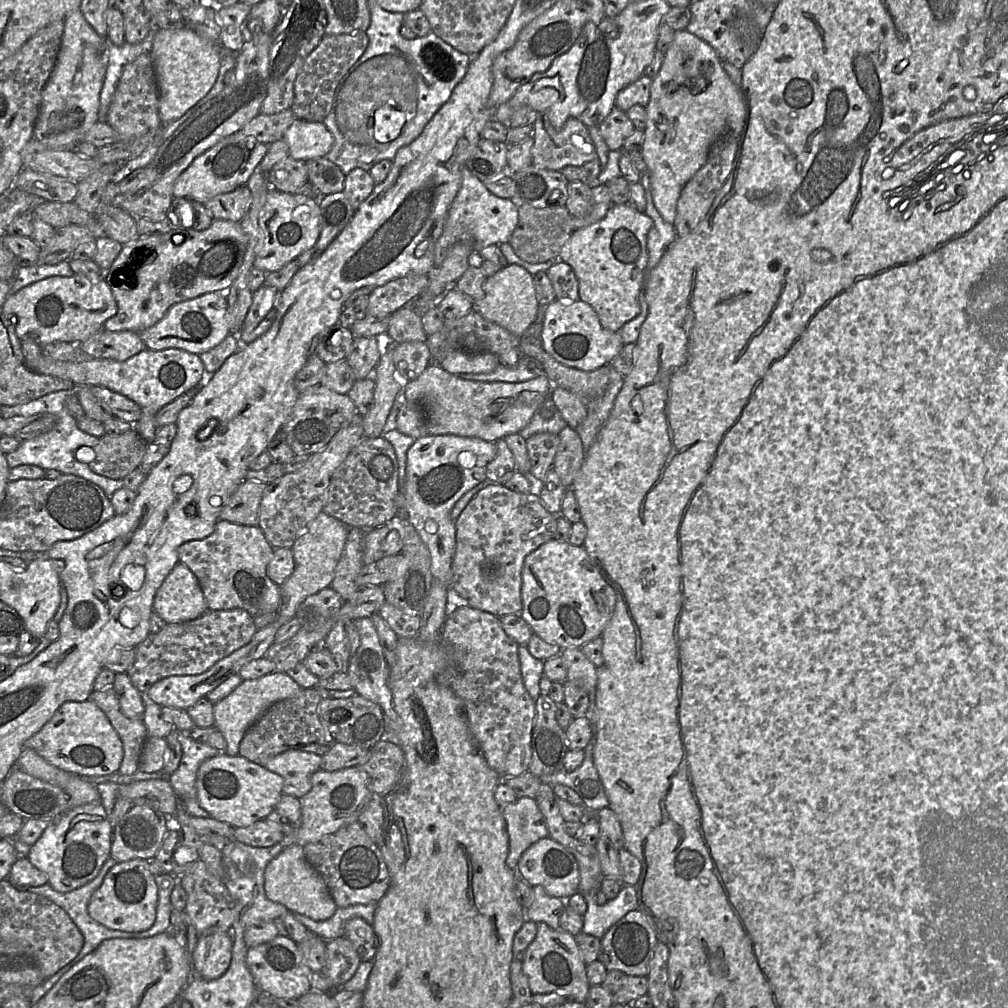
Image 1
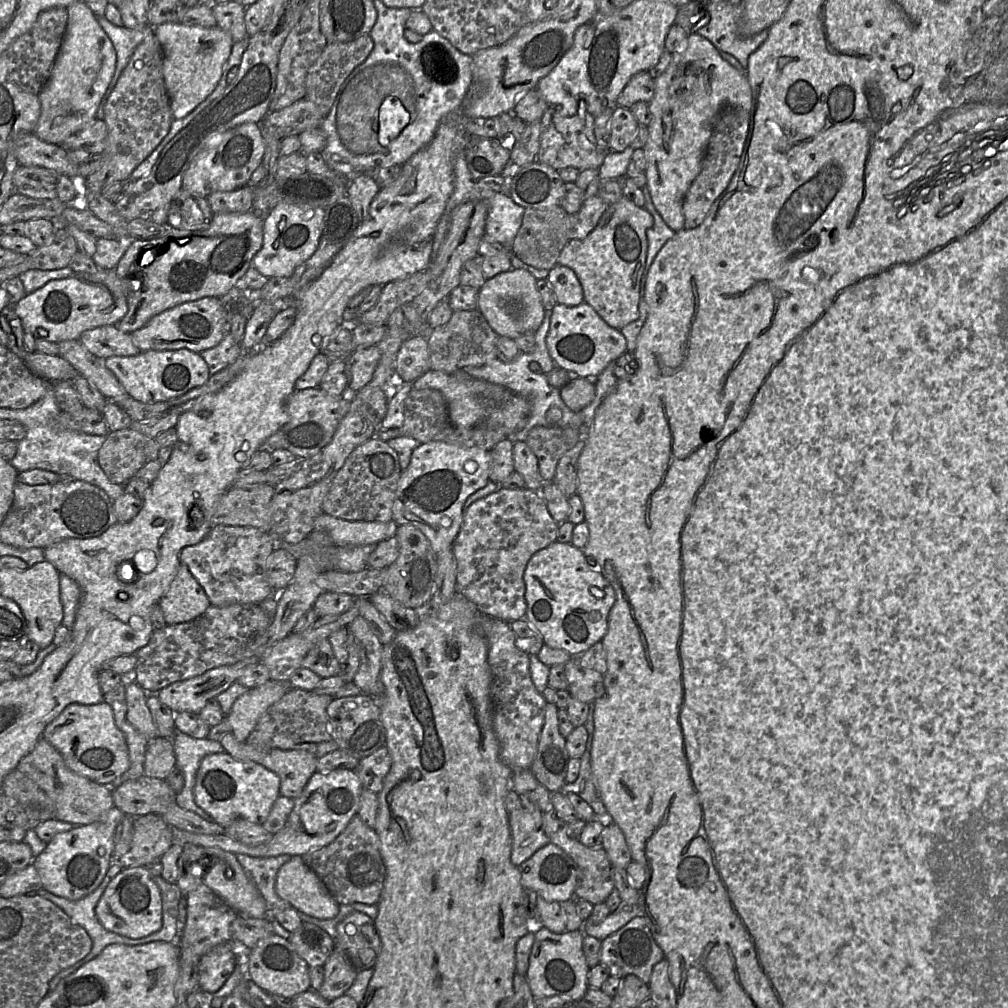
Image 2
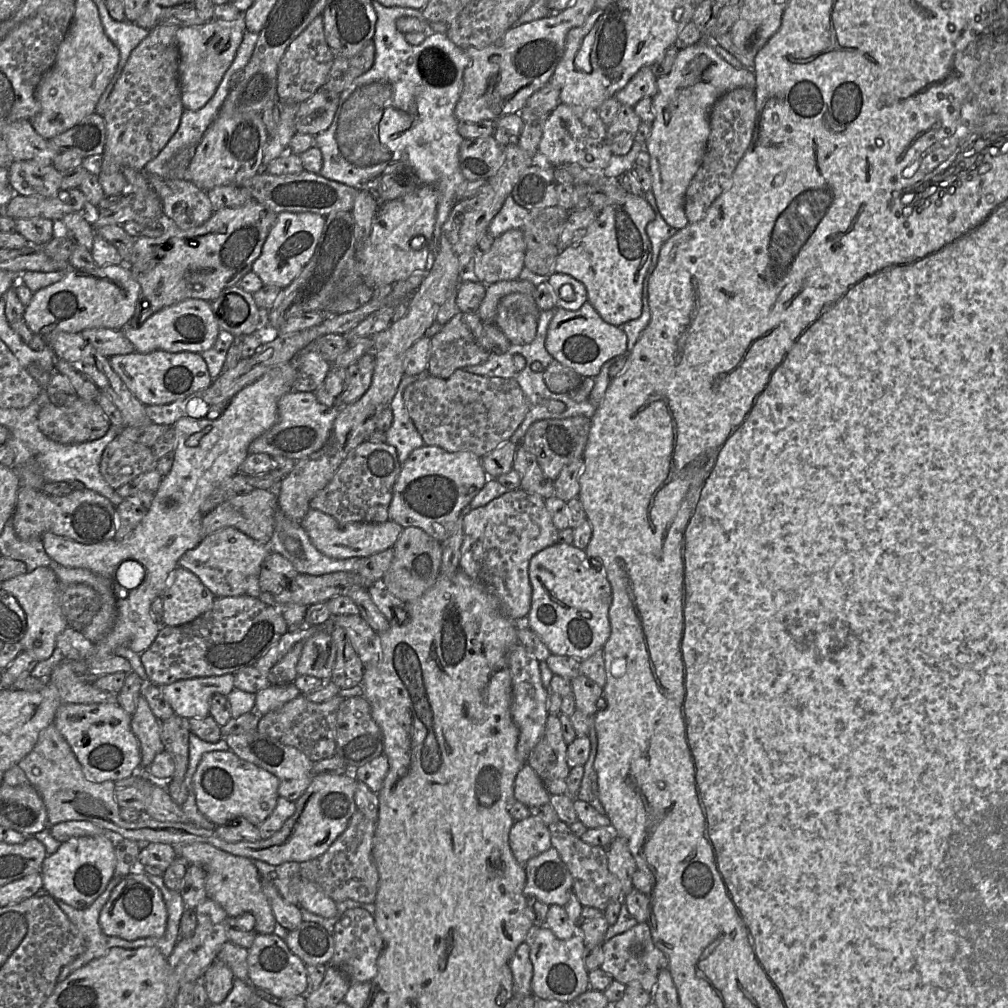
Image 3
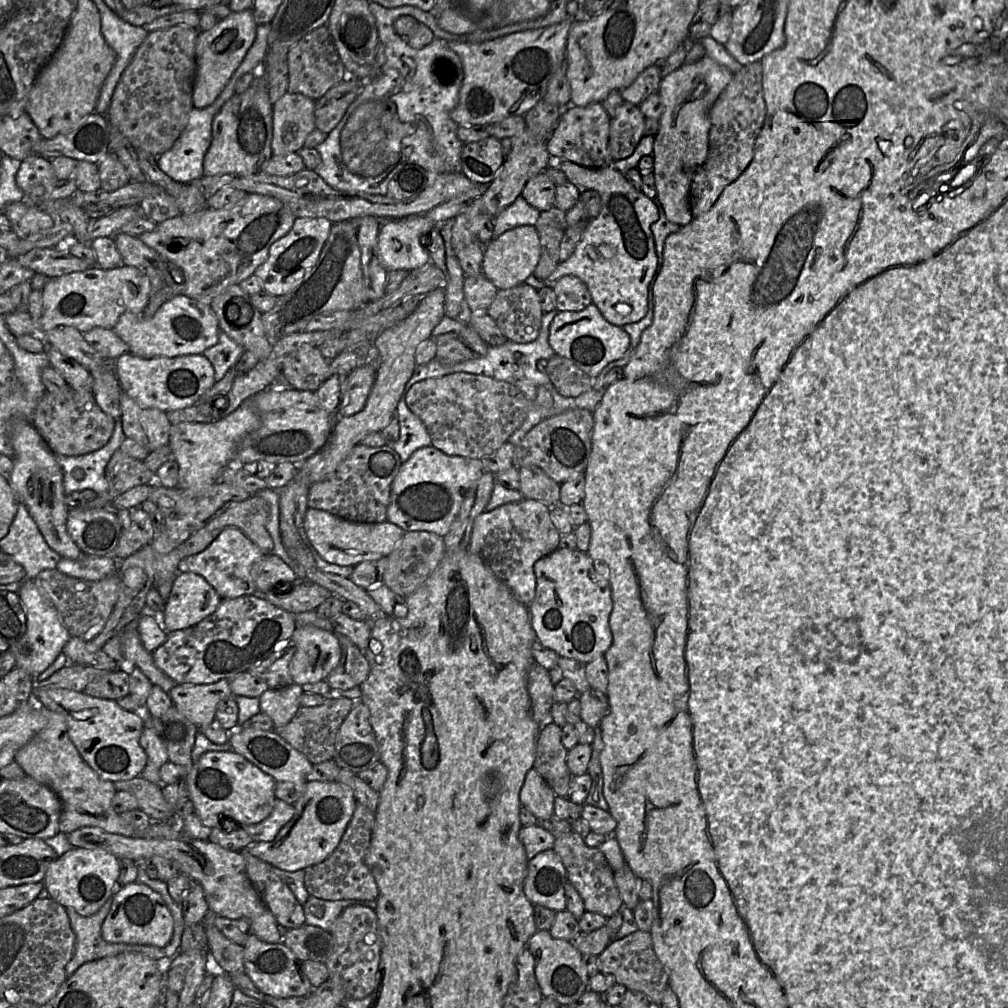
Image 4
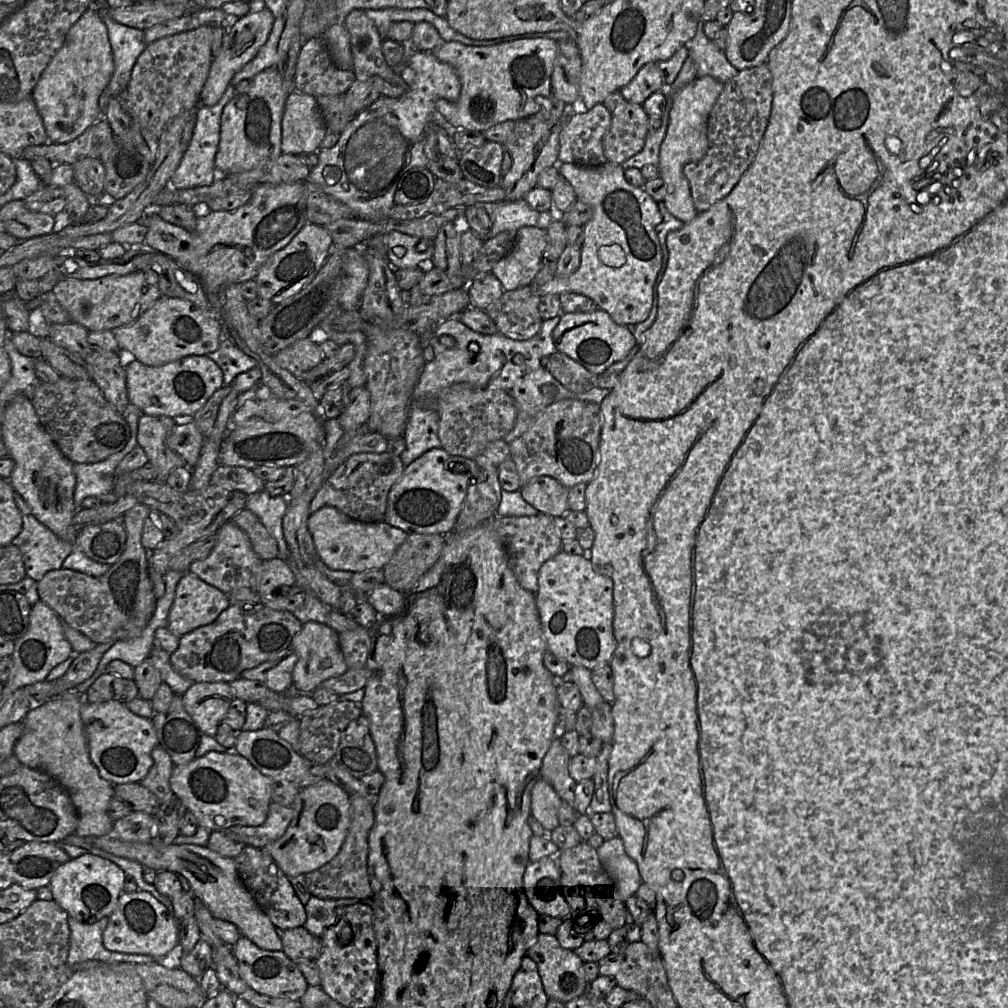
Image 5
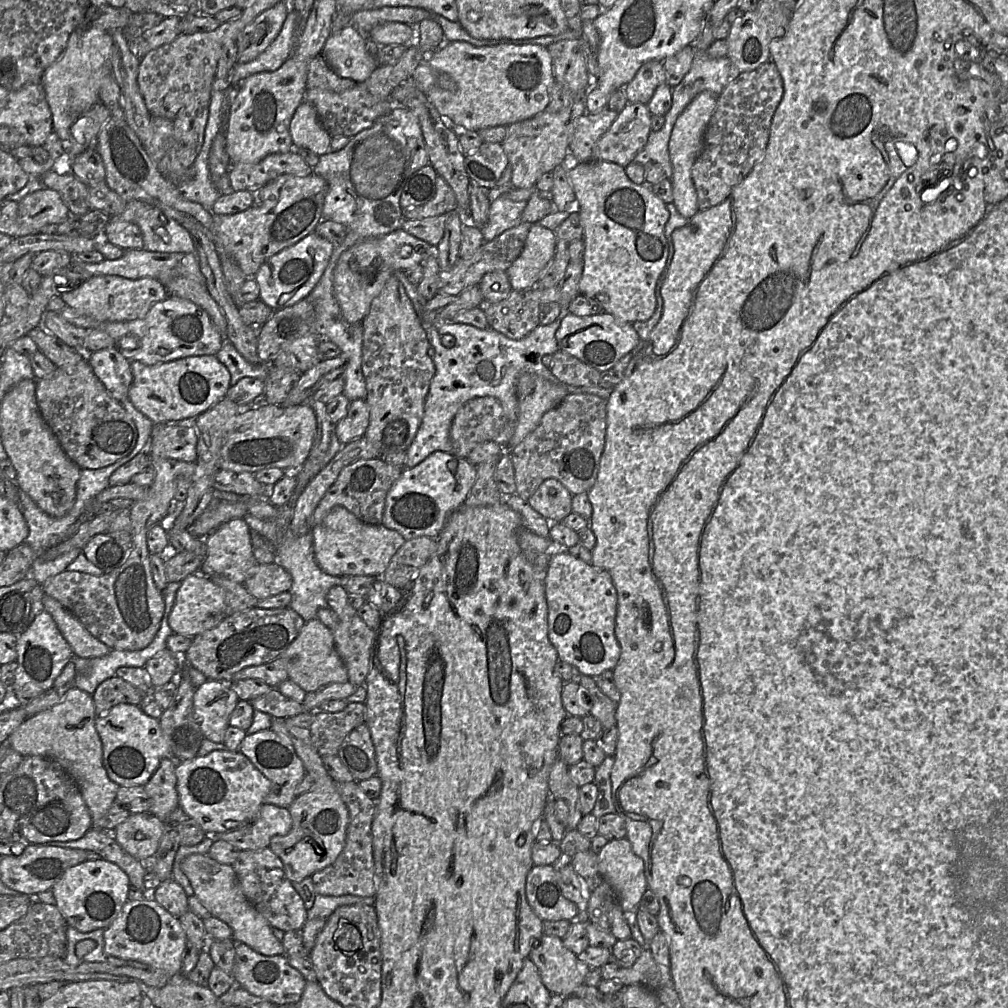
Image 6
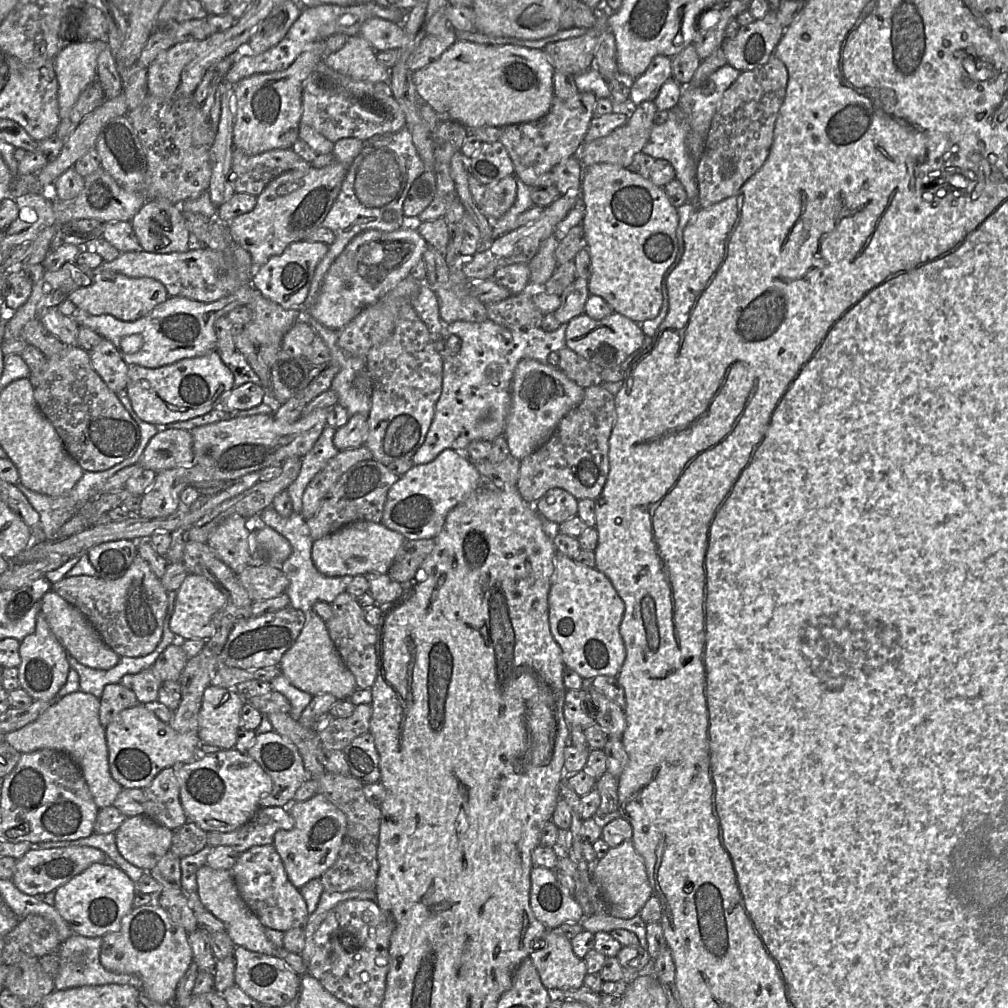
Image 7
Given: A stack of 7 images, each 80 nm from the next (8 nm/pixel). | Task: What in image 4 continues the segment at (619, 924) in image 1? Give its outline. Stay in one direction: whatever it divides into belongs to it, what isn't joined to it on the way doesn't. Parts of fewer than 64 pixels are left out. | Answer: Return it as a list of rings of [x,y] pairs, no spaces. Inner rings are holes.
[[[638,929],[621,939],[613,939],[598,956],[598,967],[602,973],[612,974],[617,984],[644,993],[651,1002],[658,1005],[668,987],[668,972],[654,951],[650,932]]]

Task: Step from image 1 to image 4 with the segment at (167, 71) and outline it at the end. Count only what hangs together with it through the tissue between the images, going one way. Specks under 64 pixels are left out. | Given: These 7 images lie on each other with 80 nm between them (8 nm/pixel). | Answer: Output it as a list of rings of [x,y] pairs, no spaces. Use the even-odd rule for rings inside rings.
[[[251,10],[231,12],[210,30],[199,31],[196,45],[197,72],[193,87],[193,107],[204,109],[221,94],[234,71],[243,61],[256,37],[257,24]]]

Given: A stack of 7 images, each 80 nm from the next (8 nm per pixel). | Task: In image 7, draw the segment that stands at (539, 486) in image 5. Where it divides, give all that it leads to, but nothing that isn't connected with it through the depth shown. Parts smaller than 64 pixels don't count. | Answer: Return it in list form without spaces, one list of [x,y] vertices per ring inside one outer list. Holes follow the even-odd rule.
[[[552,488],[538,501],[529,503],[539,515],[558,524],[578,515],[577,498],[563,488]]]

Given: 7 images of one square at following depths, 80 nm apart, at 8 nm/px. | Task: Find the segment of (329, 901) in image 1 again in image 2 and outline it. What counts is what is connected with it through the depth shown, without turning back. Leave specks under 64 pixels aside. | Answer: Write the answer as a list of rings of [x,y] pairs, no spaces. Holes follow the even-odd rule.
[[[291,856],[289,861],[281,866],[276,876],[275,892],[298,912],[317,919],[332,919],[339,912],[340,904],[330,894],[316,873],[305,864],[302,856]]]

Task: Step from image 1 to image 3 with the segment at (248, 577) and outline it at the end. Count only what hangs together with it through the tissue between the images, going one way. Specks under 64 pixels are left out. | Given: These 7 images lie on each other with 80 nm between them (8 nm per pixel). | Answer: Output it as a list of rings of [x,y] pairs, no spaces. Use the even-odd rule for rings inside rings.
[[[234,527],[221,528],[204,538],[179,559],[179,566],[193,572],[203,584],[219,597],[259,597],[259,575],[262,564],[269,556],[269,545],[261,544]]]

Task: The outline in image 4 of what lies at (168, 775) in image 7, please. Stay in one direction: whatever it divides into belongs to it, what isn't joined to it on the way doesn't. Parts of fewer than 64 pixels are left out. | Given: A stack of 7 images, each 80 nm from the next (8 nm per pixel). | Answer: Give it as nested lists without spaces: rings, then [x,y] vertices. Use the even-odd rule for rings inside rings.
[[[144,711],[145,726],[140,736],[140,745],[146,753],[147,762],[141,777],[151,783],[162,785],[159,771],[161,766],[169,761],[167,750],[151,726],[151,716]]]

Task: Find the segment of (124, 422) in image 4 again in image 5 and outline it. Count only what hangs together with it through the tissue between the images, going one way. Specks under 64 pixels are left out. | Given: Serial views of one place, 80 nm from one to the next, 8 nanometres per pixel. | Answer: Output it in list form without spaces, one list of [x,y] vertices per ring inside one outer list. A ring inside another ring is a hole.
[[[142,414],[139,418],[137,444],[157,470],[157,478],[153,481],[165,483],[173,469],[186,467],[185,460],[167,445],[167,438],[174,425],[175,420],[168,416]]]

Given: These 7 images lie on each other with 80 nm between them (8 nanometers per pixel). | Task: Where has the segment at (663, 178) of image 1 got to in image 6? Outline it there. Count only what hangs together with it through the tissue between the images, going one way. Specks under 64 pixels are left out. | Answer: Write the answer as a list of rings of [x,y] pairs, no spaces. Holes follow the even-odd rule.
[[[703,91],[698,94],[677,118],[669,139],[668,150],[672,165],[670,180],[673,187],[673,204],[685,218],[692,218],[699,210],[691,169],[703,150],[704,135],[715,110],[718,96],[710,91]]]

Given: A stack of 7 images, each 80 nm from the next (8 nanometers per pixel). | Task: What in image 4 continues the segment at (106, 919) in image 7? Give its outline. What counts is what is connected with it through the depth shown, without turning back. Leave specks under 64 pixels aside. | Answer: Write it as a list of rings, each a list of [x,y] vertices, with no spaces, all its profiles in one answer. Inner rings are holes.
[[[73,847],[49,864],[43,883],[49,896],[61,906],[89,917],[97,913],[117,892],[119,875],[120,863],[114,855],[102,849]]]

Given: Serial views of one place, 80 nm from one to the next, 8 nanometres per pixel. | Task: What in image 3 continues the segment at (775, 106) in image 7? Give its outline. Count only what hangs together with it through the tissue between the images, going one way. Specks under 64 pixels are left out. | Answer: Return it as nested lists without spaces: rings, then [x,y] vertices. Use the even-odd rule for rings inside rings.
[[[742,87],[728,91],[713,105],[706,151],[685,195],[684,210],[689,223],[701,221],[713,201],[726,189],[750,144],[756,115],[756,94],[751,88]]]

